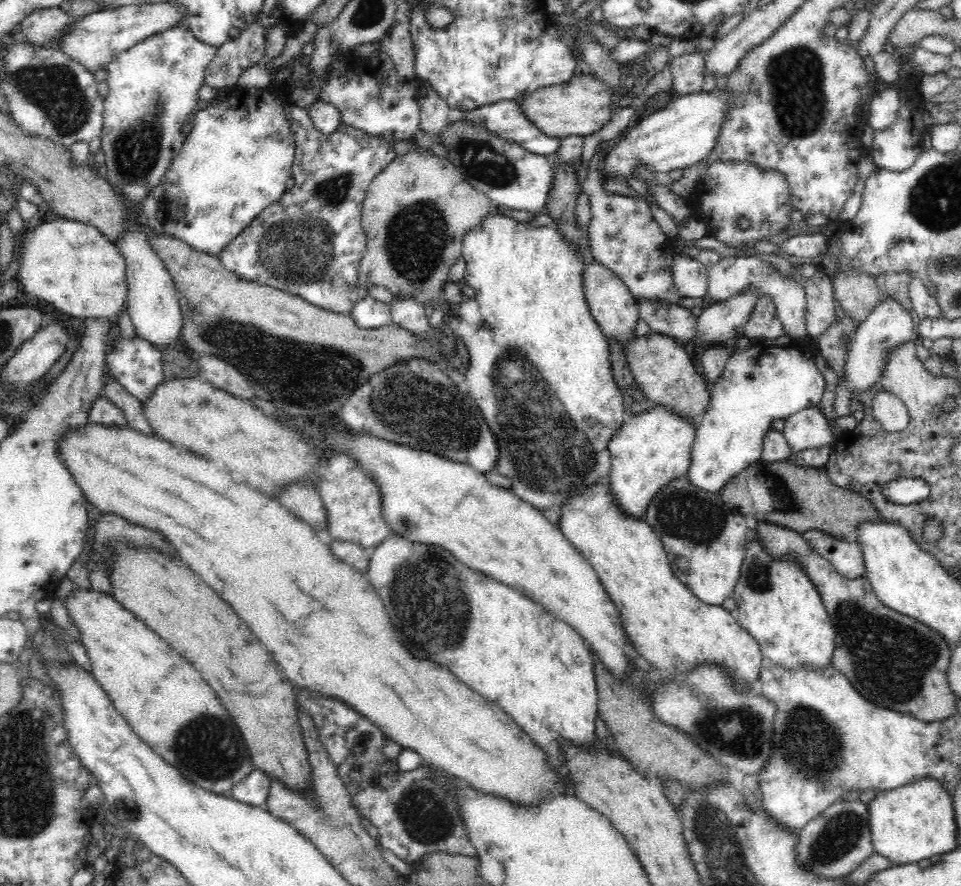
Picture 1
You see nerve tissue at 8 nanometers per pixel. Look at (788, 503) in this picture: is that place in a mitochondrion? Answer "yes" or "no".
yes

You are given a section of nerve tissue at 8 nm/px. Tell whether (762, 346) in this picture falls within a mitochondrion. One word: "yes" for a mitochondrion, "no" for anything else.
no

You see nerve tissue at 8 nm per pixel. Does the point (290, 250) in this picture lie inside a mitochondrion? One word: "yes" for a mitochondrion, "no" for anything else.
yes

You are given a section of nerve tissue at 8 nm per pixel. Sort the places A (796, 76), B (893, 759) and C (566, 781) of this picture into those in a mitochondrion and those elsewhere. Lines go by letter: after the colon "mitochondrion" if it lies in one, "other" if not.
A: mitochondrion
B: other
C: other

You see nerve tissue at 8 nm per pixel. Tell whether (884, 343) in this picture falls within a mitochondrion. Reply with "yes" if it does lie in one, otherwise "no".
yes

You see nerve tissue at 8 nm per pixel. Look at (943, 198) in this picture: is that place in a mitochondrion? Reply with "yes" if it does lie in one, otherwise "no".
yes

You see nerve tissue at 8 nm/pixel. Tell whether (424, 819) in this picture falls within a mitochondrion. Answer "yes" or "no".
yes

